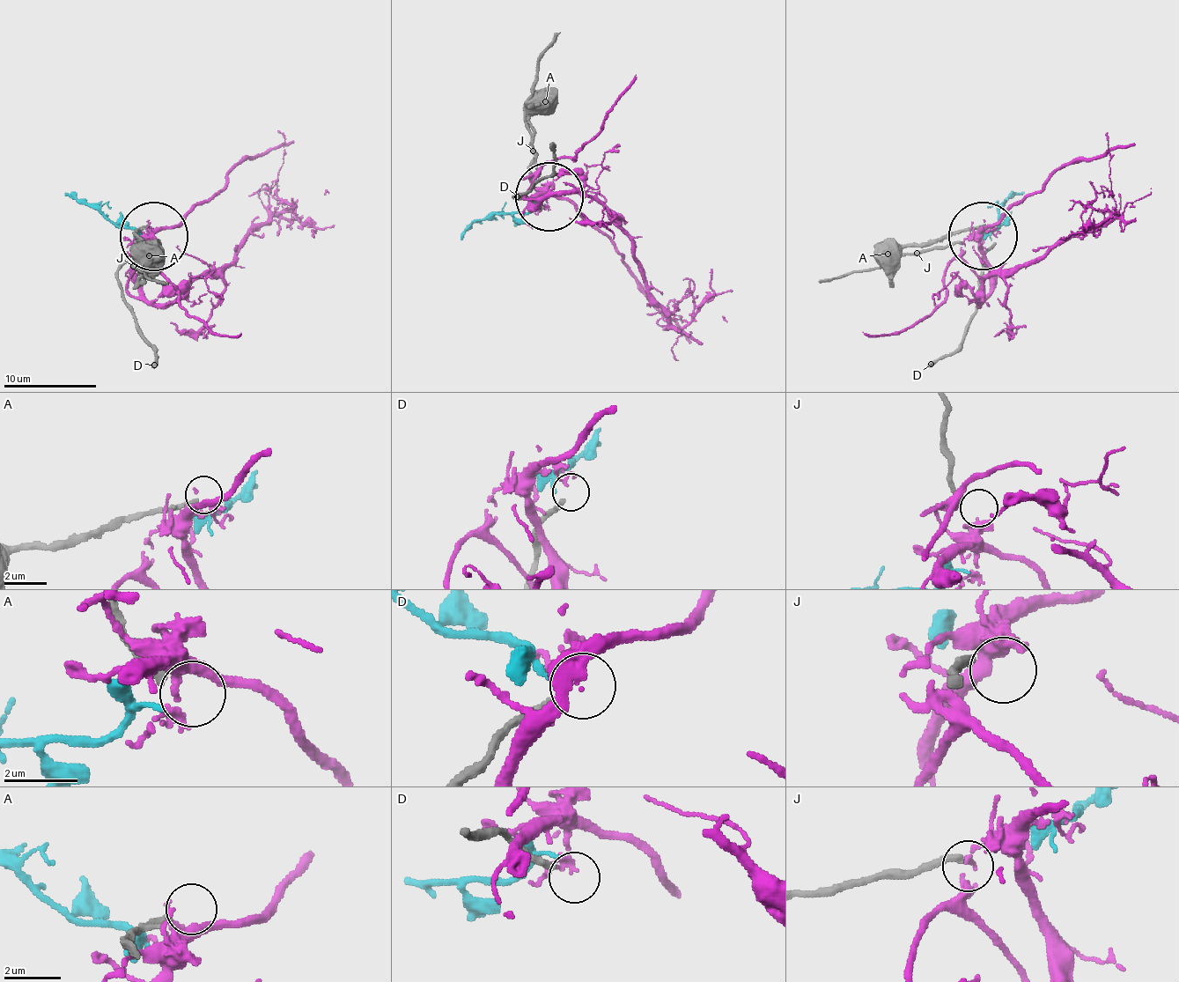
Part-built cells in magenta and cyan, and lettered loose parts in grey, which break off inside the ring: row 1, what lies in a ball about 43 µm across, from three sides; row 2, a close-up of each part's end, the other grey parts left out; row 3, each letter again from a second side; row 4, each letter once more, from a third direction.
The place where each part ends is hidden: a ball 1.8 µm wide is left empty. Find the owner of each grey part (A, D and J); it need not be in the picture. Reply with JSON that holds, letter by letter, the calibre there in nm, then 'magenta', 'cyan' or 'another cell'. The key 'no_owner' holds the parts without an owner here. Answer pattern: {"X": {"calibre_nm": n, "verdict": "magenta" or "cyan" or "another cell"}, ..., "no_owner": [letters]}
{"A": {"calibre_nm": 240, "verdict": "another cell"}, "D": {"calibre_nm": 240, "verdict": "another cell"}, "J": {"calibre_nm": 240, "verdict": "another cell"}, "no_owner": ["A", "D", "J"]}

